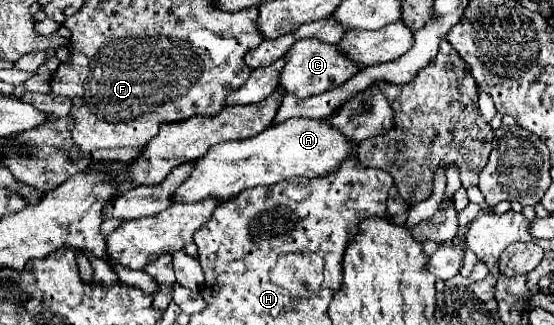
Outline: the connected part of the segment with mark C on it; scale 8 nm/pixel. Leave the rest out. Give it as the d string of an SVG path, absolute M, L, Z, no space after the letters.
M301 39L293 43L291 49L285 53L283 61L285 61L285 67L279 77L279 89L293 93L297 99L307 99L311 95L331 91L333 87L343 85L361 69L355 63L349 63L349 59L345 59L335 45L317 43L317 39Z

